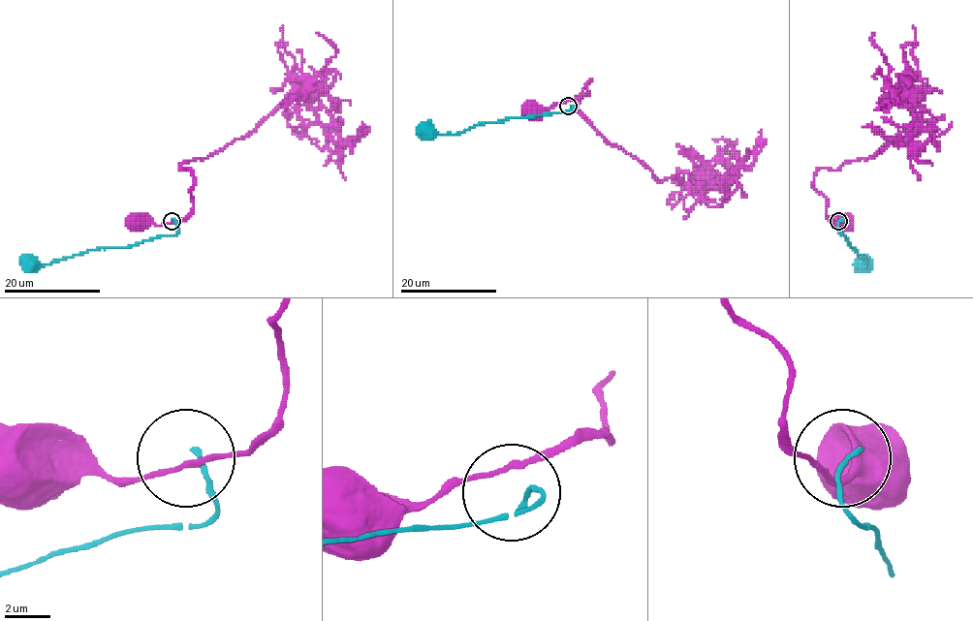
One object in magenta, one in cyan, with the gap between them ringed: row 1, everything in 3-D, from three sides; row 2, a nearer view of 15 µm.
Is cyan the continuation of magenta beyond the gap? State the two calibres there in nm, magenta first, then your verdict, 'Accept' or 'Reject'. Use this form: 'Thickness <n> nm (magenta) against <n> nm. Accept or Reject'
Thickness 240 nm (magenta) against 220 nm. Reject

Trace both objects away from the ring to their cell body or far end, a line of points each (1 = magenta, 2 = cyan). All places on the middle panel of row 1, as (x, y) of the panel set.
1: (567, 101), (554, 104), (547, 109), (534, 109)
2: (570, 108), (574, 105), (571, 109), (483, 123), (456, 134), (430, 136), (423, 133)

